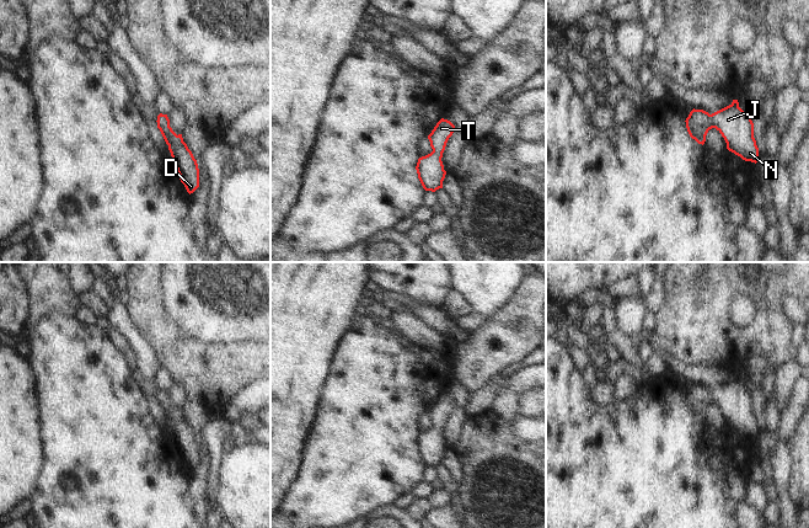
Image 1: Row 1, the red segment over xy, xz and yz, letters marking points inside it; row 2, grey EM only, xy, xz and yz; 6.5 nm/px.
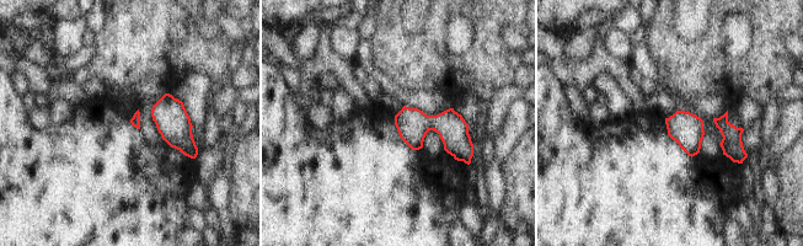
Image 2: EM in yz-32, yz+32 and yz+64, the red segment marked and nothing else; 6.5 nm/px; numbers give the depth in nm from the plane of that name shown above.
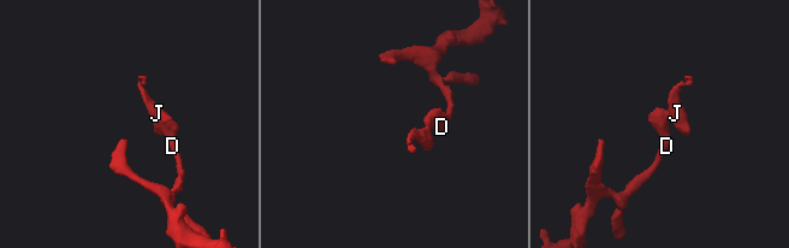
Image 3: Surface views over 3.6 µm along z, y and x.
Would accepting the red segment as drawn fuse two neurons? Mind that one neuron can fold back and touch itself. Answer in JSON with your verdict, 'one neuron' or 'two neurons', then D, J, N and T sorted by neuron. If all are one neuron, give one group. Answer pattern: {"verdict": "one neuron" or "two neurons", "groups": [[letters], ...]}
{"verdict": "one neuron", "groups": [["D", "J", "N", "T"]]}

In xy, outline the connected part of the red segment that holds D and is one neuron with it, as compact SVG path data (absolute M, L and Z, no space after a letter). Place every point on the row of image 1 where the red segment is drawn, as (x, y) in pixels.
M167 114L157 116L157 128L160 129L168 150L175 161L181 182L191 194L199 187L199 169L197 160L187 144L183 142L182 134L176 134L170 127Z

